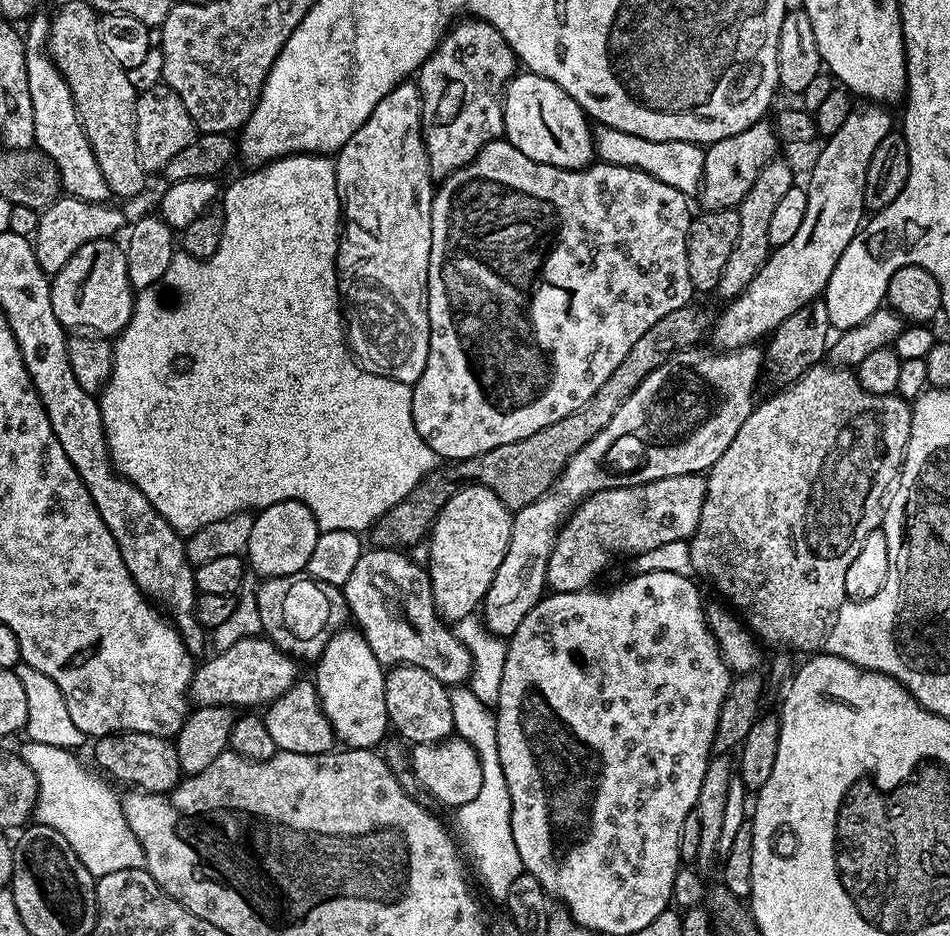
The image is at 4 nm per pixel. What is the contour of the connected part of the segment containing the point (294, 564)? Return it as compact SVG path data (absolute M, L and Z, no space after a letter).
M283 500L274 506L266 506L255 513L254 530L250 530L246 553L247 563L260 578L303 573L310 562L314 542L318 542L320 534L314 514L302 502Z

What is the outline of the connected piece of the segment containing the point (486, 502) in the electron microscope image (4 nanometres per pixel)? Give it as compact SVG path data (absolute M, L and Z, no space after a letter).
M471 482L457 487L440 509L427 541L426 571L432 583L436 611L445 621L455 622L466 618L483 605L484 595L494 582L494 574L498 574L498 566L502 566L502 558L506 558L512 518L513 513L499 494Z

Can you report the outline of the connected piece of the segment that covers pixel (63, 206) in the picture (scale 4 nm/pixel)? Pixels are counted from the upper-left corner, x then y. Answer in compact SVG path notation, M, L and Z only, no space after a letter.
M62 194L50 207L40 212L40 221L34 237L38 266L42 266L42 270L51 278L56 275L58 270L62 270L62 266L66 266L66 262L70 262L70 258L74 258L74 254L78 254L78 250L82 250L82 246L86 246L86 242L111 240L117 235L115 232L122 231L121 233L123 233L125 231L125 228L123 228L124 212L120 208L115 208L112 202L95 204L94 202L86 202L77 196Z

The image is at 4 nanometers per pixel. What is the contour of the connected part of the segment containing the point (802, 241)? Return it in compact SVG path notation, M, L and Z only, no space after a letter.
M876 102L865 104L865 108L857 107L850 118L842 122L842 130L838 130L838 134L823 141L824 149L817 154L812 173L806 181L808 197L802 227L794 233L790 242L772 249L772 255L762 270L758 270L750 286L746 286L743 294L725 307L728 309L721 316L715 317L710 340L717 349L755 345L760 342L756 340L763 341L775 332L779 324L794 314L794 310L823 297L830 274L834 274L834 266L838 266L838 258L842 258L842 250L850 246L865 223L864 191L870 158L874 158L878 142L882 142L882 138L886 138L886 134L894 128L891 114L884 109L887 107Z

